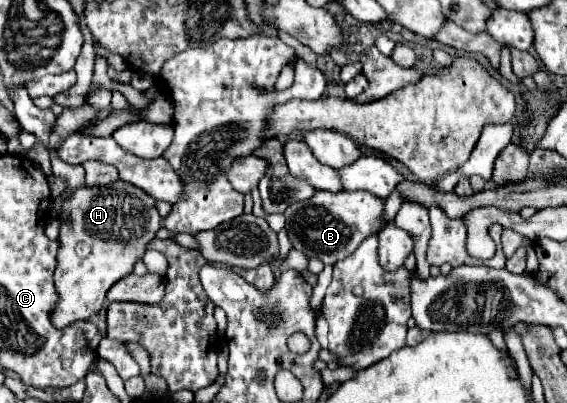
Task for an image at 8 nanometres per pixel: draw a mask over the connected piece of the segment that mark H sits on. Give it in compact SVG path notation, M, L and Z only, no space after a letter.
M117 180L107 186L81 186L77 188L61 206L61 228L59 228L59 252L55 268L55 288L59 292L57 308L51 316L57 328L65 328L75 320L89 320L103 308L107 290L121 278L133 272L135 262L139 262L147 250L147 244L155 240L161 228L161 216L155 208L155 200L141 188Z

